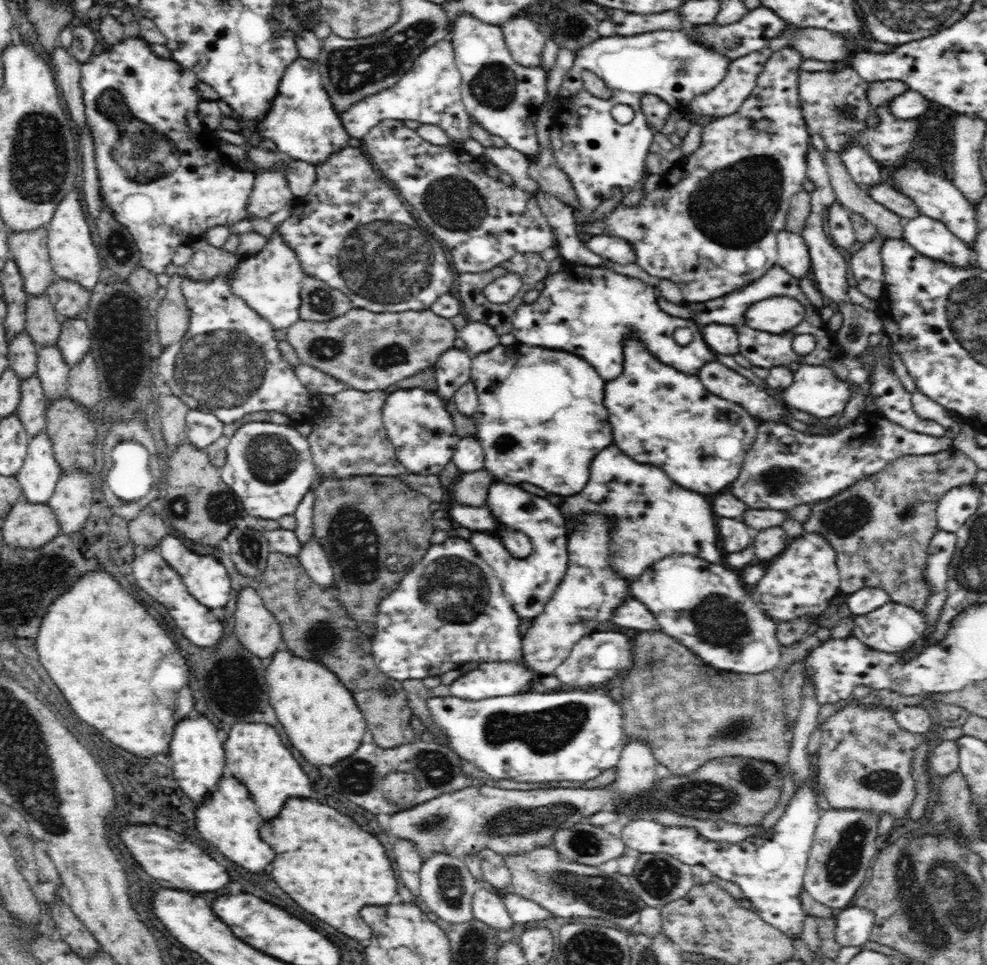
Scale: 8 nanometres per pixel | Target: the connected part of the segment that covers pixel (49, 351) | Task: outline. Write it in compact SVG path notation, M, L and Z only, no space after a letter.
M54 343L39 347L37 350L37 377L41 379L45 397L48 401L62 398L67 393L71 367Z

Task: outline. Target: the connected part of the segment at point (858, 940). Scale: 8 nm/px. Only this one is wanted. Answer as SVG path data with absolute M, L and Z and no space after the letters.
M848 906L836 917L833 926L835 940L841 946L863 946L868 942L872 923L875 922L876 912L867 908Z

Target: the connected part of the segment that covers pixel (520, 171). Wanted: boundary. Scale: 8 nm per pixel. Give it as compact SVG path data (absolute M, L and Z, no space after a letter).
M508 146L505 148L485 148L485 158L494 166L506 172L524 192L538 192L539 184L528 175L531 159Z

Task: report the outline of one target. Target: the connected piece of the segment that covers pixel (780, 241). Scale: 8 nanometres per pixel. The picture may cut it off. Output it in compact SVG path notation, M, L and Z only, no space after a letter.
M782 230L777 236L777 251L777 264L788 274L797 279L810 276L810 253L801 233Z

